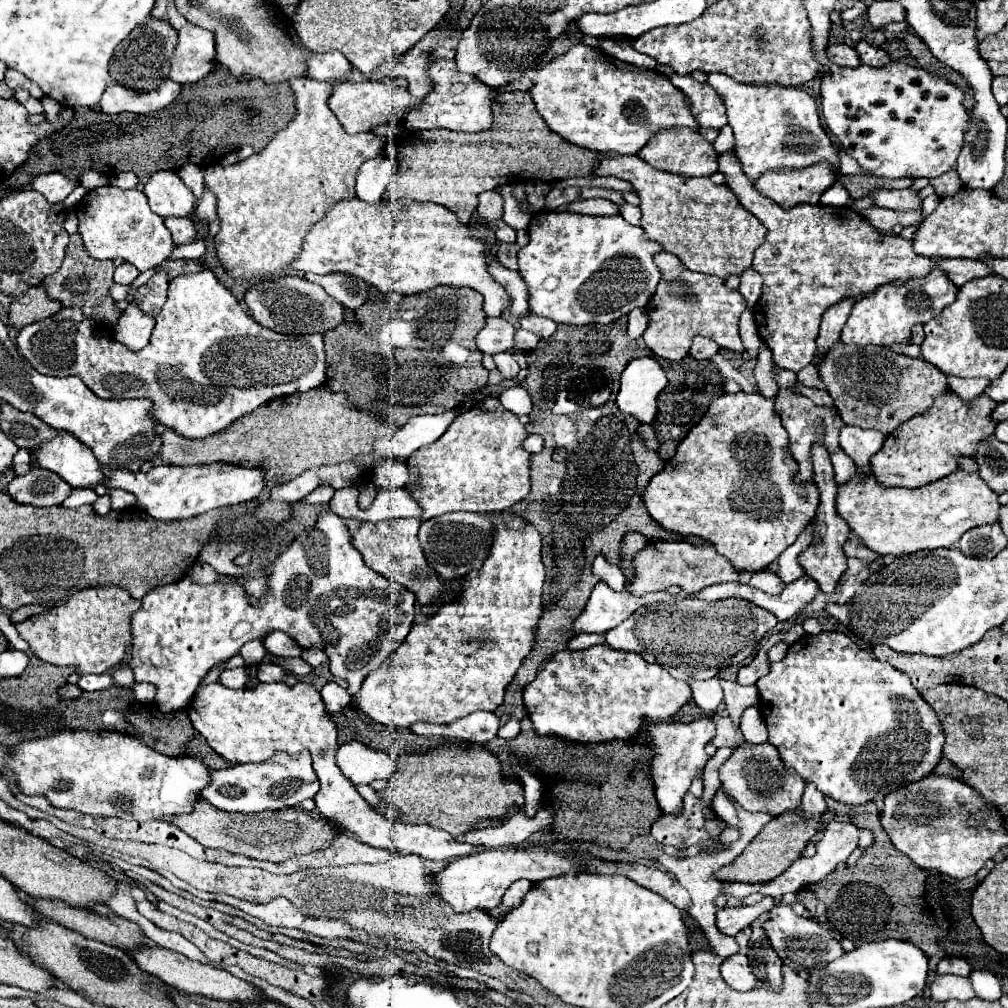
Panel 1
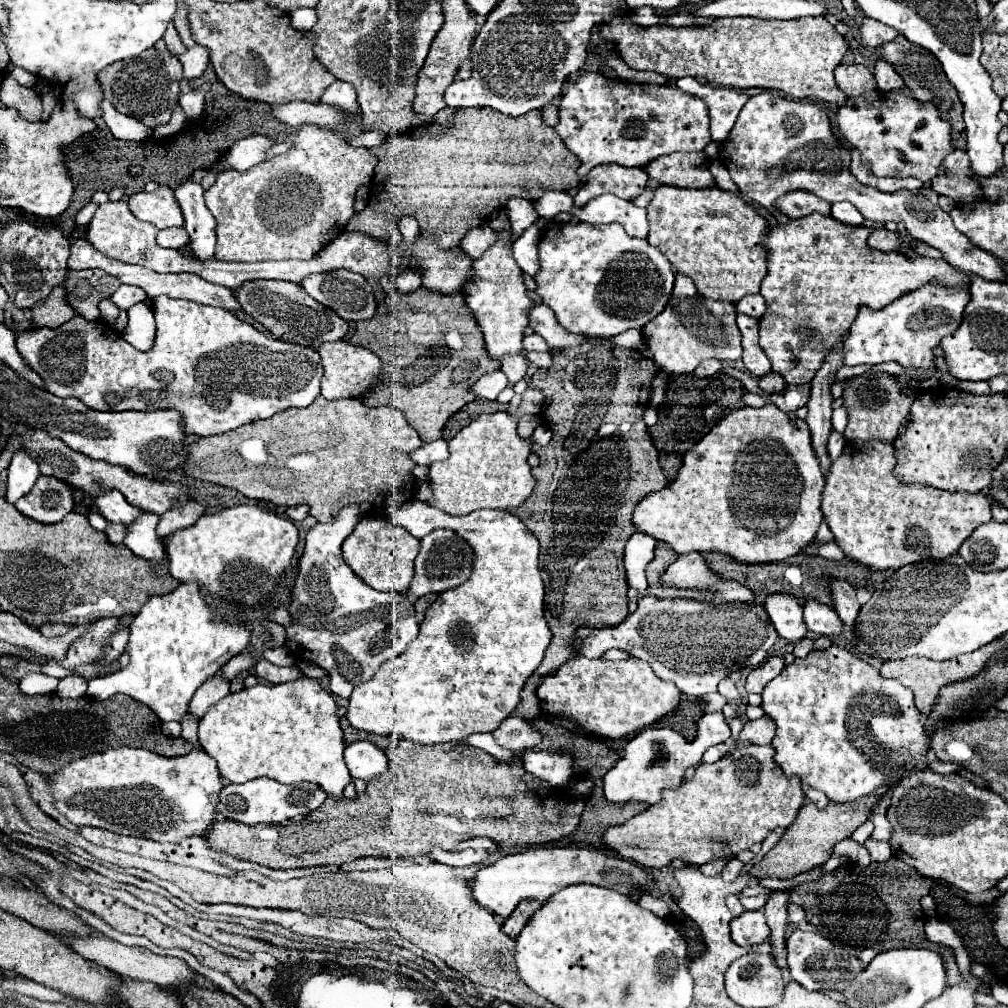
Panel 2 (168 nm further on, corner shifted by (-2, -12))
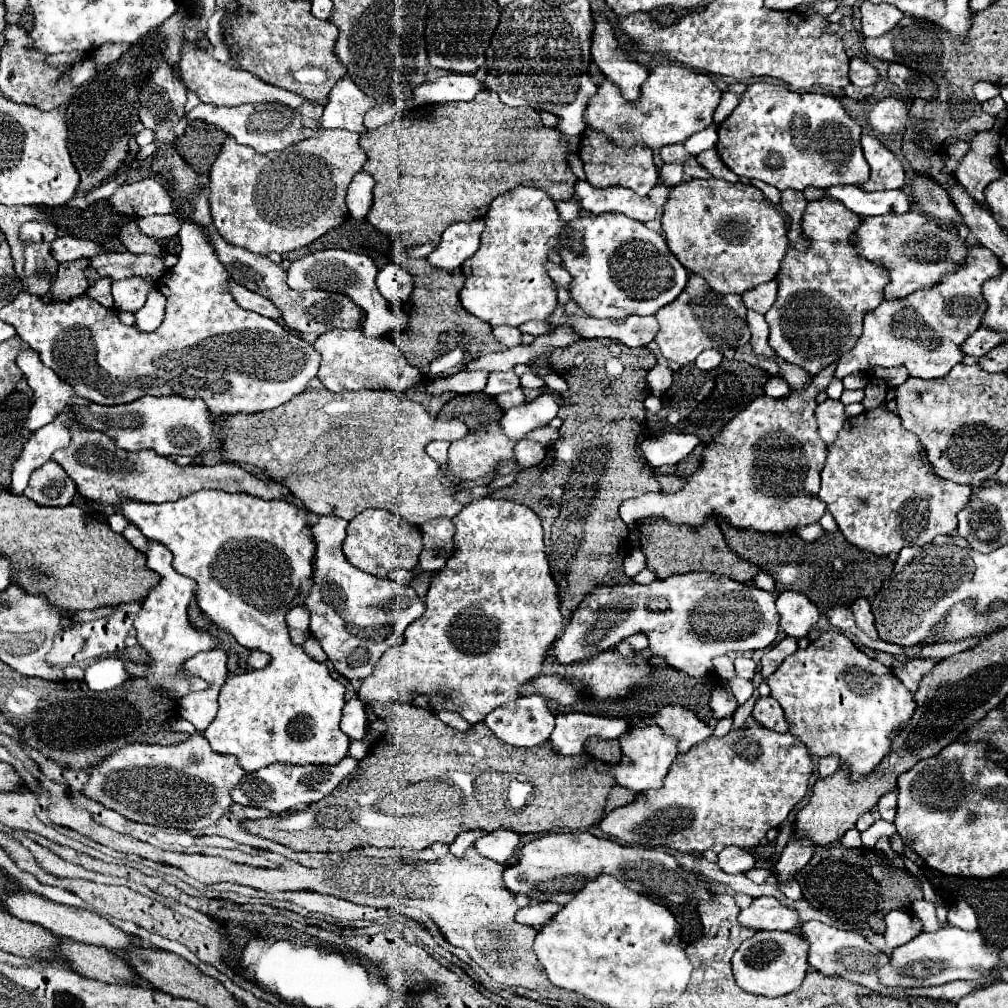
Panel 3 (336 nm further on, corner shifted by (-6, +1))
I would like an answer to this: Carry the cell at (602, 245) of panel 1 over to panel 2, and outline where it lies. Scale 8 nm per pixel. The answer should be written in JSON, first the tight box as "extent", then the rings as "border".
{"extent":[534,222,674,338],"border":[[[552,222],[542,230],[538,256],[540,270],[534,276],[536,294],[548,308],[552,308],[558,324],[562,324],[562,328],[572,334],[610,338],[630,328],[642,328],[664,310],[672,294],[674,272],[670,272],[668,258],[658,248],[650,246],[648,240],[628,236],[620,224],[594,226],[584,222]]]}

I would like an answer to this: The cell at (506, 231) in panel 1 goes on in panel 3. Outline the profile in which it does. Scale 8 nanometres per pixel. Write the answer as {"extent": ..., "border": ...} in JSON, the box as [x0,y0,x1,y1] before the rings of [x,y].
{"extent":[548,263,572,289],"border":[[[548,263],[548,275],[552,277],[552,281],[554,281],[558,287],[564,287],[564,289],[570,287],[572,277],[570,277],[570,273],[568,273],[564,267],[554,265],[554,263]]]}

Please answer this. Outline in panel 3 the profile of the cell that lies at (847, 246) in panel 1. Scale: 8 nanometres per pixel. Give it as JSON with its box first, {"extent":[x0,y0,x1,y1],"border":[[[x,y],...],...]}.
{"extent":[766,197,888,375],"border":[[[826,197],[820,201],[808,203],[802,229],[810,239],[810,249],[806,253],[792,251],[788,247],[786,257],[782,259],[782,269],[778,273],[778,297],[774,305],[766,313],[766,321],[770,325],[770,347],[788,363],[802,367],[810,375],[818,375],[830,363],[838,361],[844,353],[848,353],[858,337],[862,335],[862,319],[868,311],[876,309],[882,299],[882,287],[888,283],[886,271],[882,267],[874,267],[870,261],[862,259],[852,245],[852,233],[858,229],[860,217],[844,207],[838,199]]]}

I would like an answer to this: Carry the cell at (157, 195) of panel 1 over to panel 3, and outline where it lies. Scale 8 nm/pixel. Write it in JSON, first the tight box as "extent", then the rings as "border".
{"extent":[108,179,172,217],"border":[[[142,179],[132,185],[122,185],[108,199],[108,203],[116,213],[128,217],[144,217],[172,211],[172,199],[156,179]]]}

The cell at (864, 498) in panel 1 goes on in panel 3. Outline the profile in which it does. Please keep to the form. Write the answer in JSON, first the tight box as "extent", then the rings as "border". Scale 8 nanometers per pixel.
{"extent":[820,407,972,555],"border":[[[876,407],[864,411],[858,417],[846,419],[838,433],[838,439],[828,445],[826,465],[822,469],[820,501],[826,503],[828,511],[838,523],[838,529],[850,543],[862,547],[874,555],[898,553],[906,545],[930,543],[936,535],[950,535],[956,529],[956,513],[970,501],[972,489],[938,477],[928,459],[922,457],[922,445],[914,433],[908,433],[894,411]]]}

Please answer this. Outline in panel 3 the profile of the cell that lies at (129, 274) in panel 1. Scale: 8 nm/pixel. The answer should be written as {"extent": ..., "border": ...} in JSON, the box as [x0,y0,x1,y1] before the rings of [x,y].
{"extent":[112,277,154,313],"border":[[[144,277],[114,281],[112,283],[112,297],[114,297],[116,311],[136,313],[138,309],[142,309],[146,303],[146,295],[148,295],[150,287],[154,287],[154,281],[144,279]]]}

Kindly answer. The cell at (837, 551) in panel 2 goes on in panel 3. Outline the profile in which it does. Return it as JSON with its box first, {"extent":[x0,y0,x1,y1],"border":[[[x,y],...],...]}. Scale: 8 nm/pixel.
{"extent":[796,523,824,541],"border":[[[810,523],[810,525],[804,525],[804,527],[796,527],[796,533],[804,539],[804,541],[814,541],[814,539],[818,539],[818,535],[822,535],[824,531],[822,531],[822,527],[818,525],[818,523]]]}

